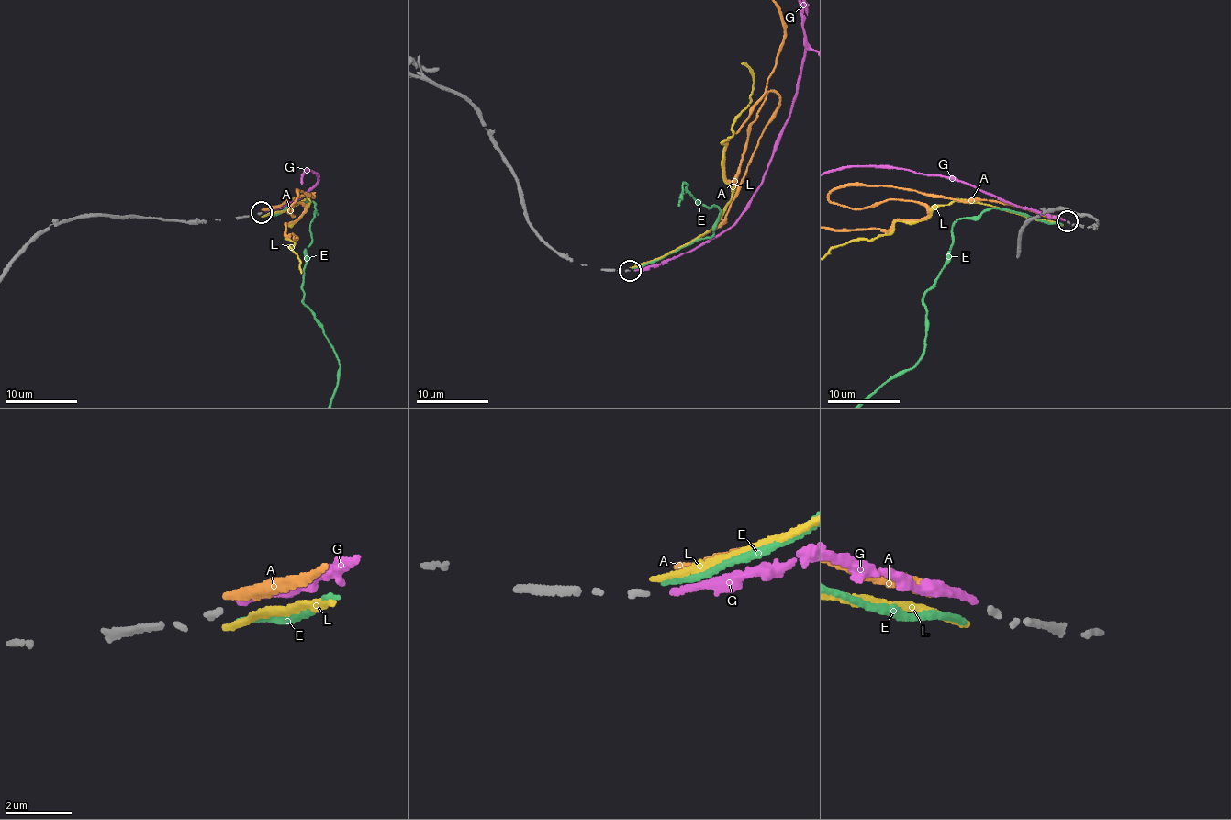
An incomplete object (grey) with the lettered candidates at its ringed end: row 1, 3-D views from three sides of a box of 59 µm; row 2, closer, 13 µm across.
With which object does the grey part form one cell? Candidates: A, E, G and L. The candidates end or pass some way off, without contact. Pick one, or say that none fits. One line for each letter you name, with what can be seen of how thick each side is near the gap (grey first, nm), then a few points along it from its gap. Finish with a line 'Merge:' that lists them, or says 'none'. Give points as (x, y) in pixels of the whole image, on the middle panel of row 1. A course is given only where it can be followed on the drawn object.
G: 140/190 nm
Merge: G

